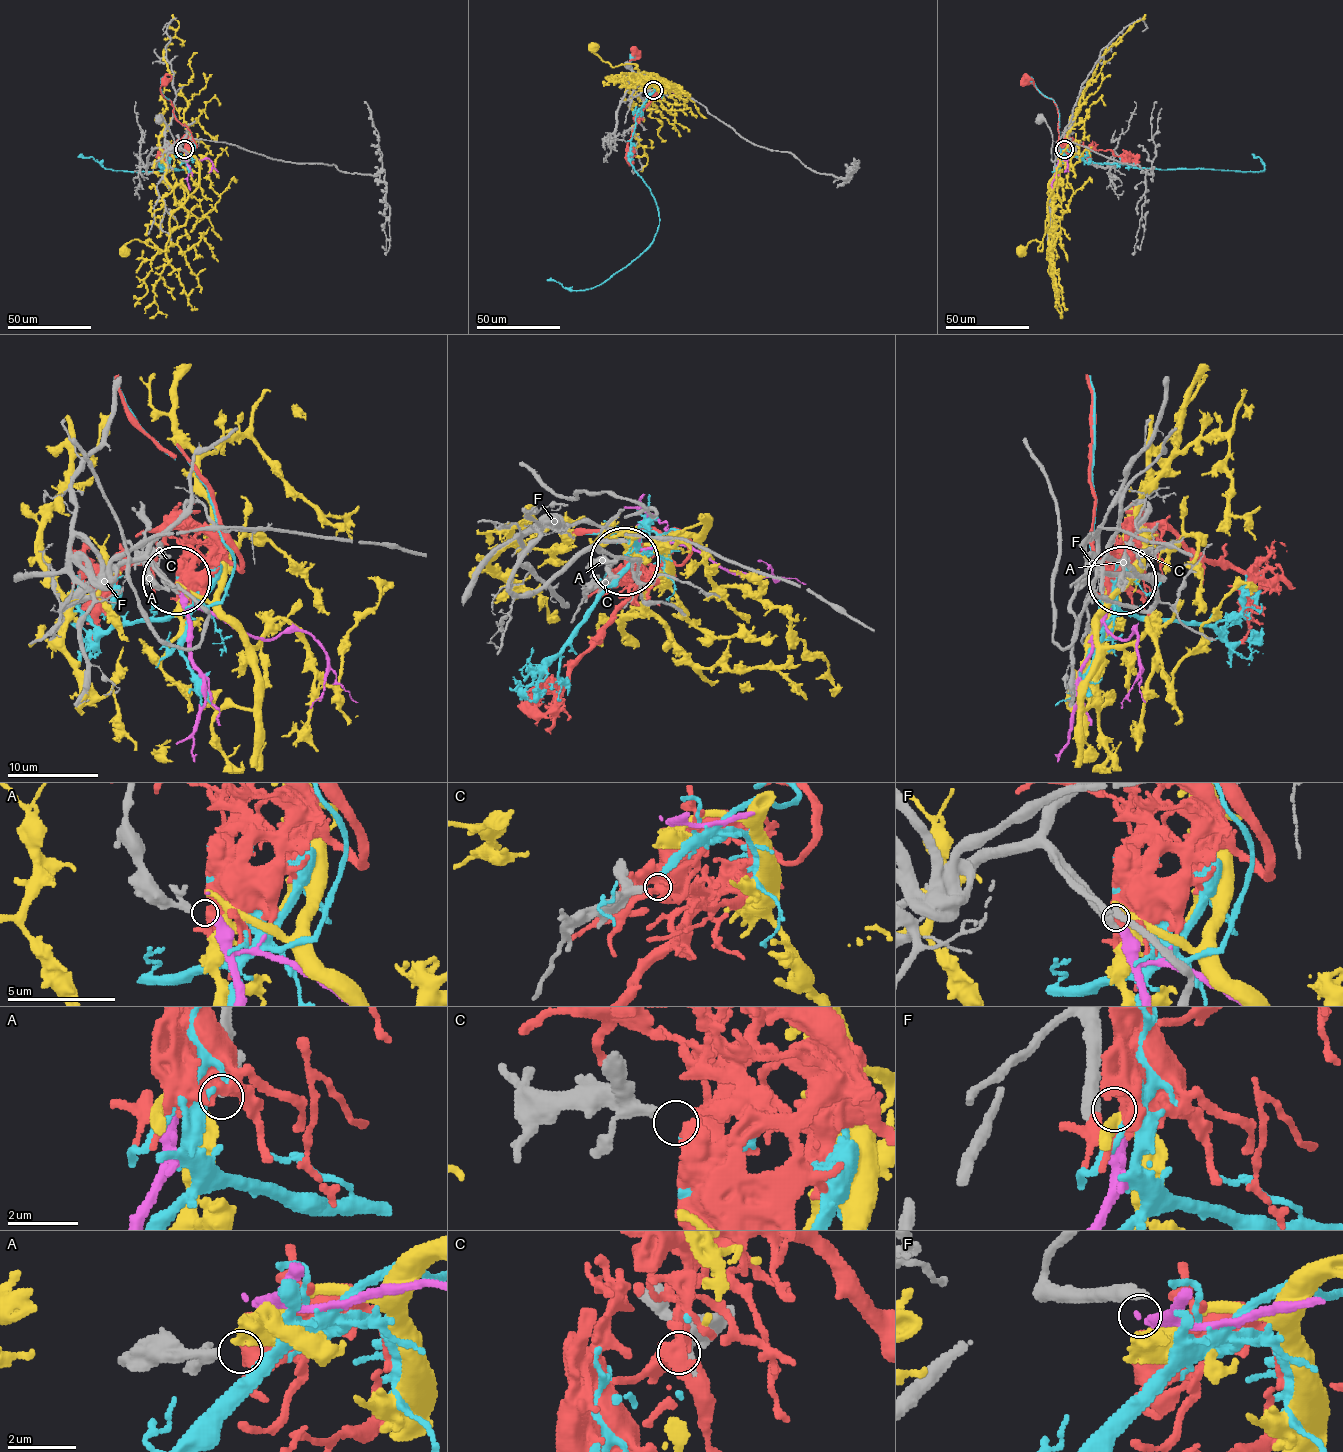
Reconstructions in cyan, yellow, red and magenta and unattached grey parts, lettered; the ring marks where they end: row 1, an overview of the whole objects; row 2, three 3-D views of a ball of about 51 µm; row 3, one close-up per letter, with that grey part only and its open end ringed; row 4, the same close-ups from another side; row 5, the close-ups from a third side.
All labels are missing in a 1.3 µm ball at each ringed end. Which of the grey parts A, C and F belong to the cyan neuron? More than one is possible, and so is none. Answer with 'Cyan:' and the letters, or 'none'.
Cyan: none

